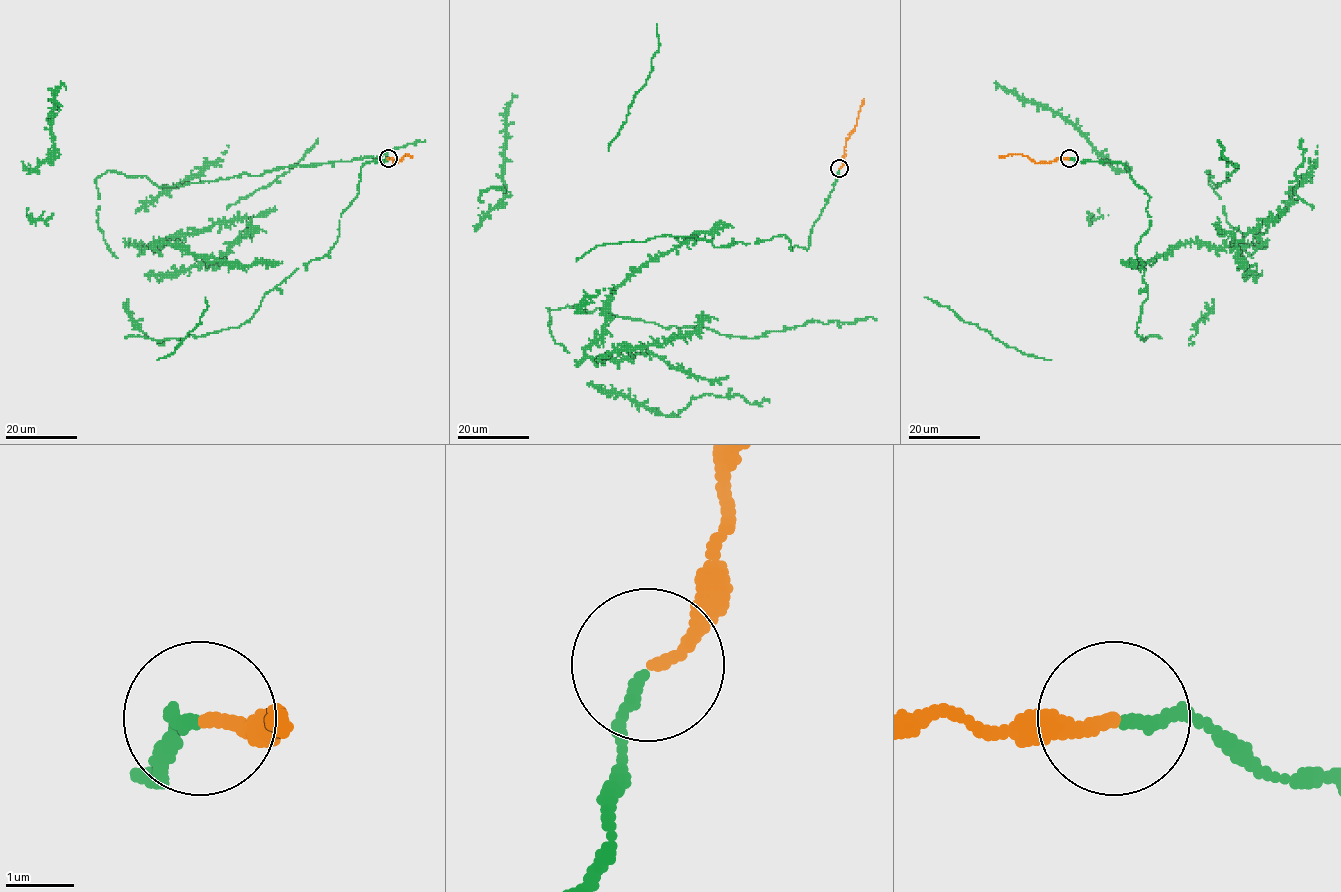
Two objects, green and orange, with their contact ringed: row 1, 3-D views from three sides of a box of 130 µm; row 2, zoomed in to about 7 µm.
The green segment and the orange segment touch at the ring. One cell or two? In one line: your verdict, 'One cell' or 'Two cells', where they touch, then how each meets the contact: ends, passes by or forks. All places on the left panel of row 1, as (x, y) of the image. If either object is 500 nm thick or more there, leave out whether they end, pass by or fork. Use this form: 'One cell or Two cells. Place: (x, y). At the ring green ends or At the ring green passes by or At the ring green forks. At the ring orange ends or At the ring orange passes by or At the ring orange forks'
One cell. Place: (388, 158). At the ring green ends. At the ring orange ends

